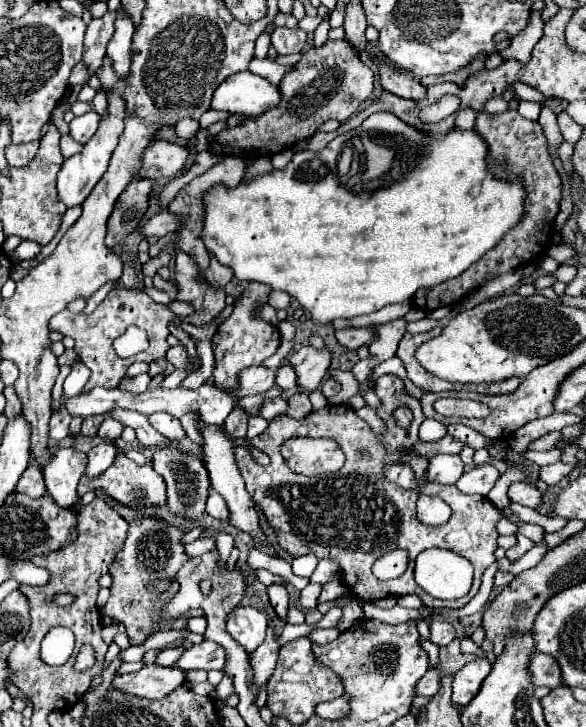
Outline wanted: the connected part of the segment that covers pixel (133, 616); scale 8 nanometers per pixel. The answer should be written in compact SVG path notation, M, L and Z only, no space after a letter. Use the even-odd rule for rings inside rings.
M142 518L138 522L130 522L130 532L126 544L122 546L118 564L110 566L110 576L114 582L110 586L110 600L102 612L126 626L126 634L132 646L138 646L146 640L146 598L150 598L150 592L146 590L148 580L154 580L156 576L174 576L176 570L186 560L190 560L184 554L180 536L182 530L172 528L162 520Z

